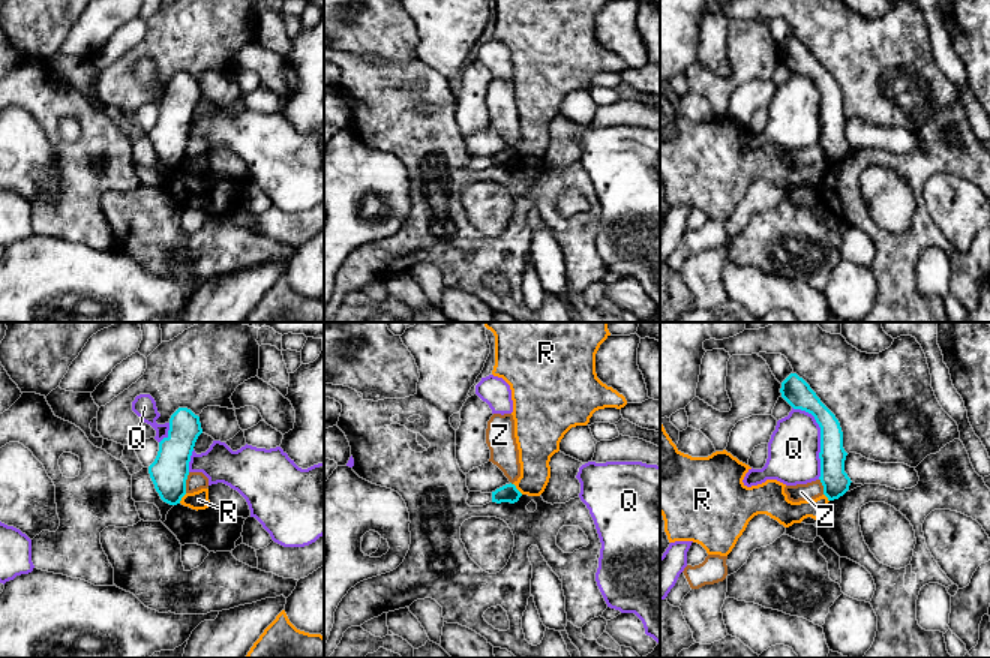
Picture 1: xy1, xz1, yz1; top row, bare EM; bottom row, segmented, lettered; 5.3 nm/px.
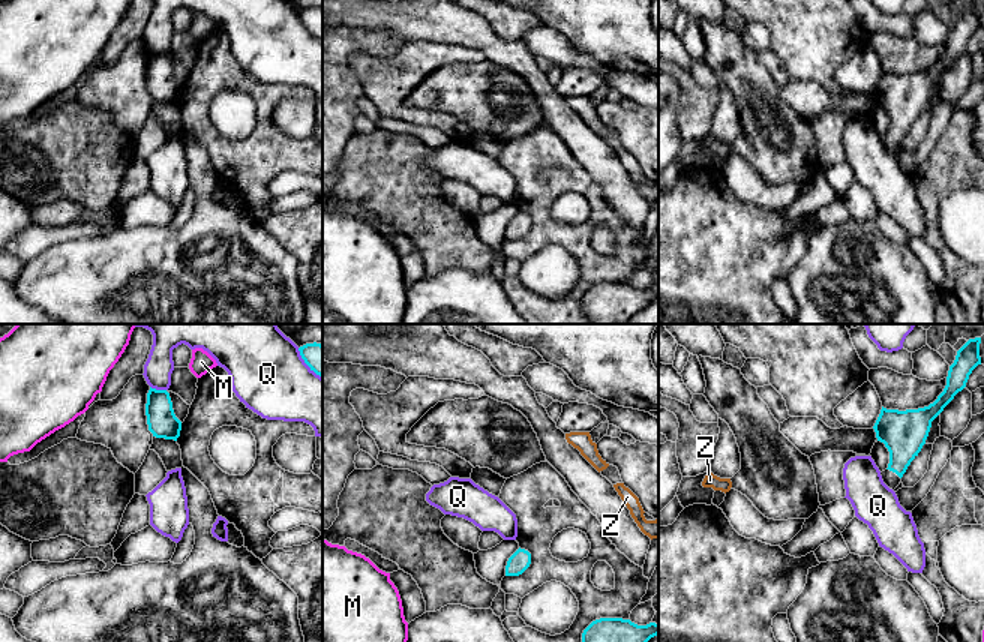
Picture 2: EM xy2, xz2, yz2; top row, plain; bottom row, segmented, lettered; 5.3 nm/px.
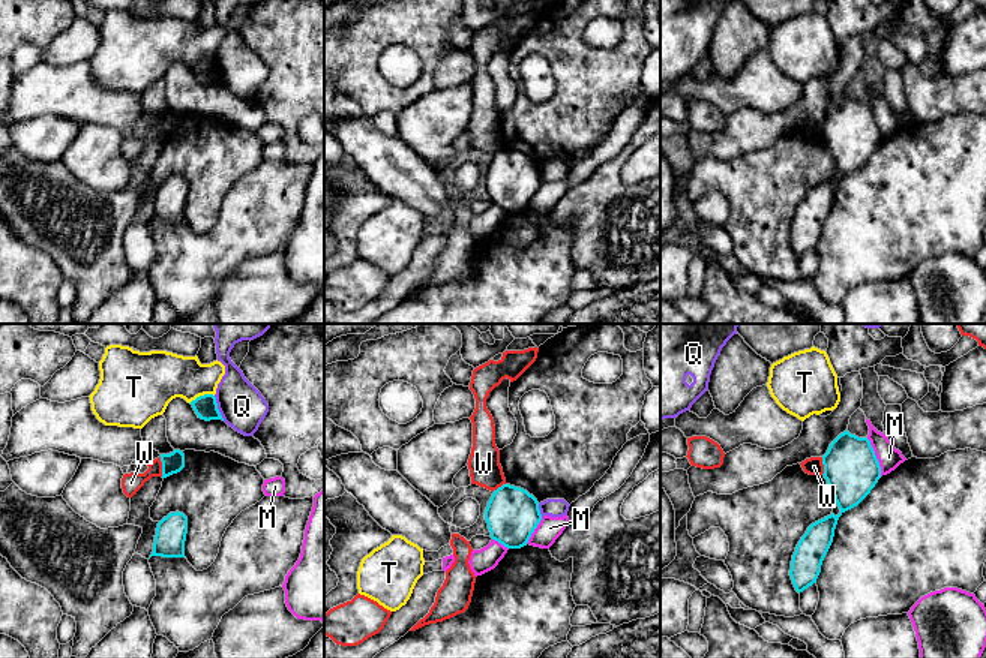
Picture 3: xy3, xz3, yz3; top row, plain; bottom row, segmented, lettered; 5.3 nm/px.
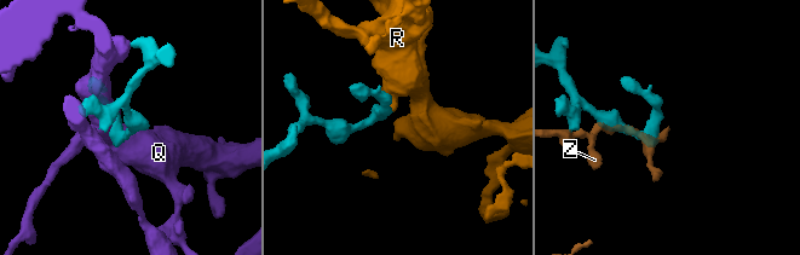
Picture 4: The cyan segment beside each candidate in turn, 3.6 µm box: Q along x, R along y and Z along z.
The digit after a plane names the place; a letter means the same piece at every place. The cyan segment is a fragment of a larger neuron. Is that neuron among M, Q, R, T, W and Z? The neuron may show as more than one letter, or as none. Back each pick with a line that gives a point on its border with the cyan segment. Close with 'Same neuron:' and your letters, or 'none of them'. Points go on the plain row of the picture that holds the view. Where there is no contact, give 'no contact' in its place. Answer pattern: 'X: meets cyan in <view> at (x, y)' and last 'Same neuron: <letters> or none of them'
Same neuron: none of them

